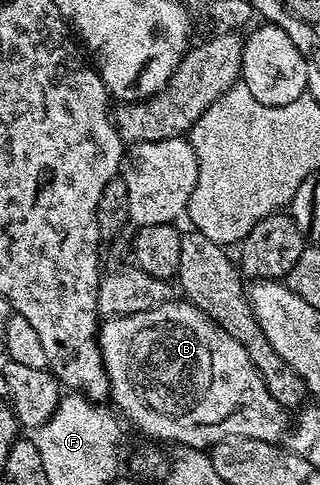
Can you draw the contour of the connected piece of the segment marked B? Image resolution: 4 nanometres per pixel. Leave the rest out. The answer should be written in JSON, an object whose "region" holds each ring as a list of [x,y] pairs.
{"region":[[[174,299],[151,311],[108,318],[100,326],[99,340],[112,400],[117,400],[122,411],[143,432],[159,441],[174,441],[177,447],[205,451],[228,437],[277,443],[290,428],[290,414],[285,406],[275,403],[275,395],[267,391],[267,383],[263,383],[243,343],[227,335],[219,323],[212,321],[202,309],[190,305],[188,300]]]}

